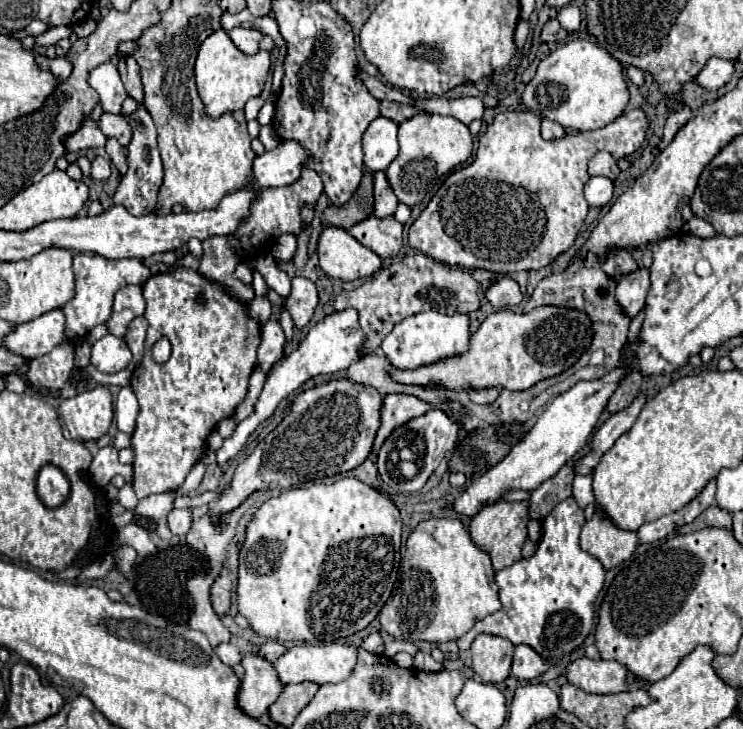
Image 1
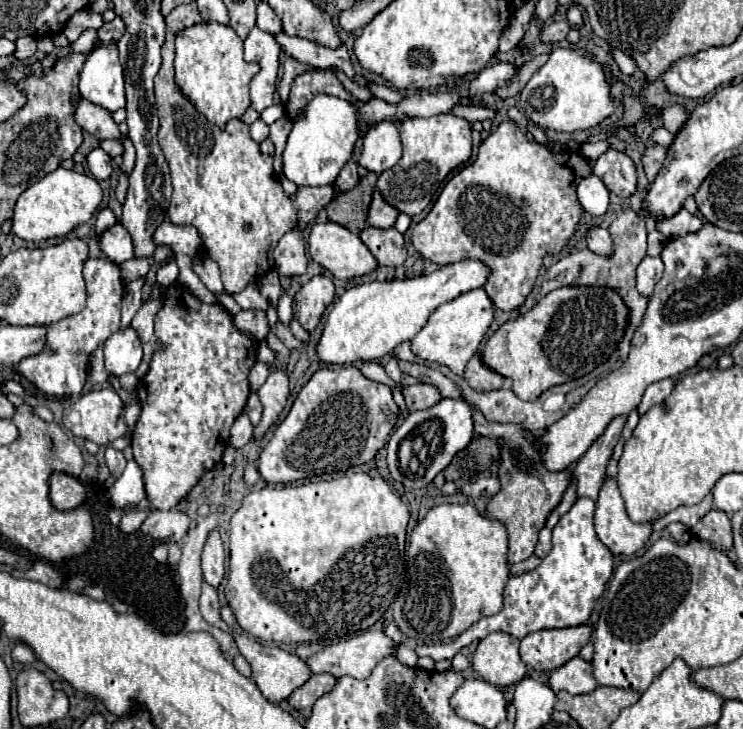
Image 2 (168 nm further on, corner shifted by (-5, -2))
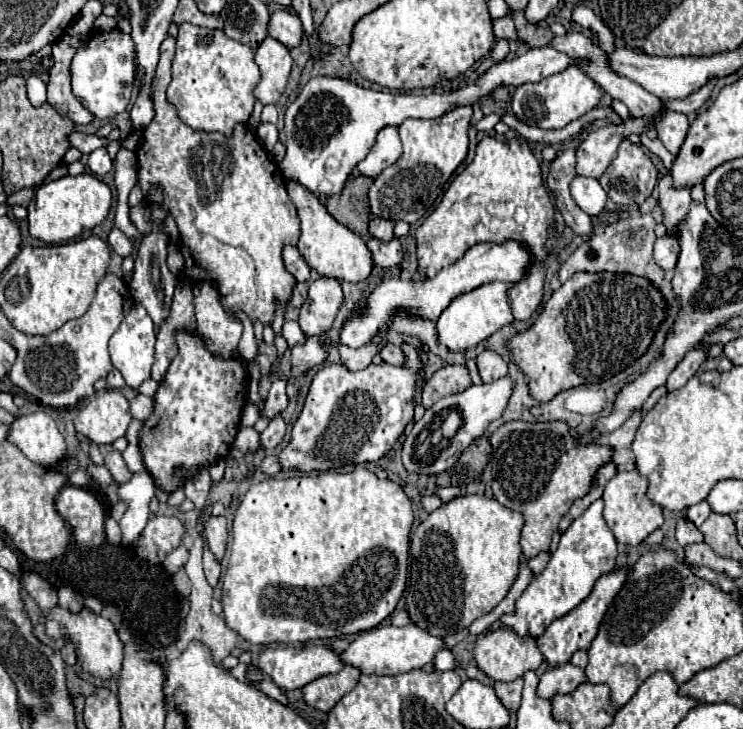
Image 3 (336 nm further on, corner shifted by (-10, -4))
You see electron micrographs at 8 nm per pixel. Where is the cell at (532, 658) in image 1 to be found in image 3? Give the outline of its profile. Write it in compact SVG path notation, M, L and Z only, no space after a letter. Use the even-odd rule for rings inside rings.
M620 567L620 569L614 569L614 571L606 573L606 575L602 575L602 579L598 579L598 583L594 585L594 591L578 607L574 607L574 611L570 611L570 615L564 615L562 619L556 619L546 629L546 633L536 639L540 651L544 653L544 661L546 663L550 663L550 665L564 665L564 663L570 661L574 651L590 647L592 639L598 633L598 625L600 625L608 605L612 603L616 593L622 589L622 585L626 583L628 575L630 575L630 569L626 569L626 567Z

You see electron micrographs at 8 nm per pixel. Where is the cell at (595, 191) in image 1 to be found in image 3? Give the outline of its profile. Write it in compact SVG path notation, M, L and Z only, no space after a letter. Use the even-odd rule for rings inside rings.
M574 177L570 189L572 189L572 199L576 201L576 205L590 217L598 215L604 209L608 197L606 197L606 191L600 187L598 179Z

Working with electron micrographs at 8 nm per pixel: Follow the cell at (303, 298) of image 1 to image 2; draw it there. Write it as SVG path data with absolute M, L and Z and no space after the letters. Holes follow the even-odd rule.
M317 275L295 293L293 315L297 317L297 321L301 323L303 329L313 331L317 327L323 311L327 309L327 305L331 305L333 297L335 297L333 281L329 277Z

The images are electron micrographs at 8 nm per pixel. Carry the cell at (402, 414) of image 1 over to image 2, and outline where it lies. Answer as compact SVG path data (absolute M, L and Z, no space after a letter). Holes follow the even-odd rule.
M417 383L413 387L405 387L403 397L405 397L409 413L429 409L429 407L437 405L437 401L441 401L439 391L435 387L431 387L431 385L423 385L423 383Z

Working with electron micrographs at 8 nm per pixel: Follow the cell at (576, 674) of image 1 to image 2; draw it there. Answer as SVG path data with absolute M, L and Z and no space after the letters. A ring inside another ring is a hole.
M579 655L573 657L569 663L565 663L563 667L559 667L553 675L551 675L551 689L557 691L567 691L571 695L583 695L583 693L591 693L593 689L599 687L597 679L593 677L593 665L591 661L581 659Z

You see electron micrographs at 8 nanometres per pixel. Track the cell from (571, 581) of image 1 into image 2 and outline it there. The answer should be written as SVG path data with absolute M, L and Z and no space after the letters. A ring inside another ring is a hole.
M579 497L575 505L559 519L553 527L553 547L541 565L533 571L521 575L509 575L505 587L505 607L493 615L485 617L465 633L457 635L449 645L429 645L413 647L419 657L431 657L435 661L453 659L453 655L471 645L473 641L485 639L493 631L509 633L517 639L523 639L529 633L541 629L567 629L587 625L595 607L595 601L601 597L611 573L613 573L613 555L597 539L593 529L593 511L595 503L587 497Z

